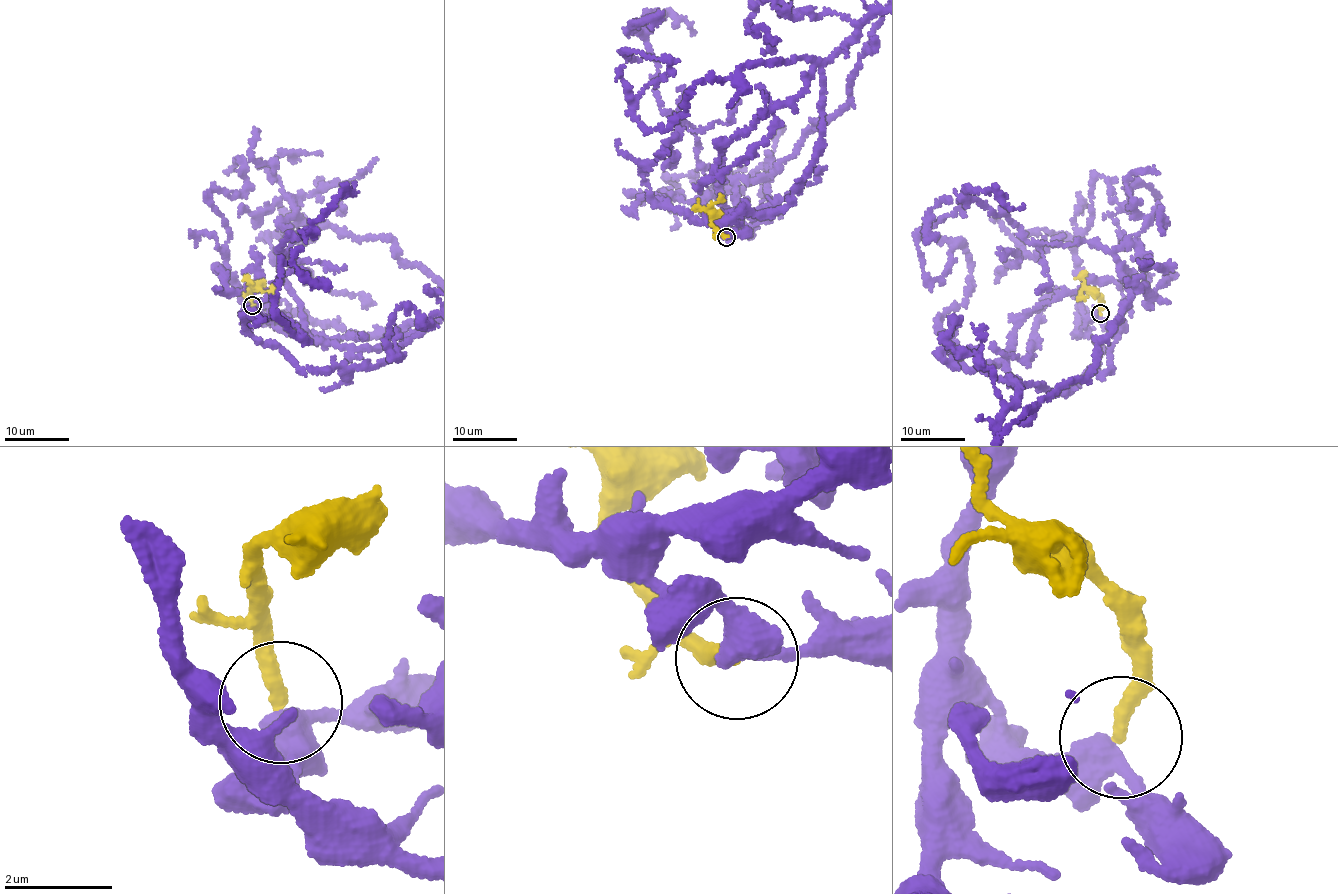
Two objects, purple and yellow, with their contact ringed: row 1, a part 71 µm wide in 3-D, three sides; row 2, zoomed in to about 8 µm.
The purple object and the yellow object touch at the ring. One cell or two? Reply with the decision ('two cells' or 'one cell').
two cells

